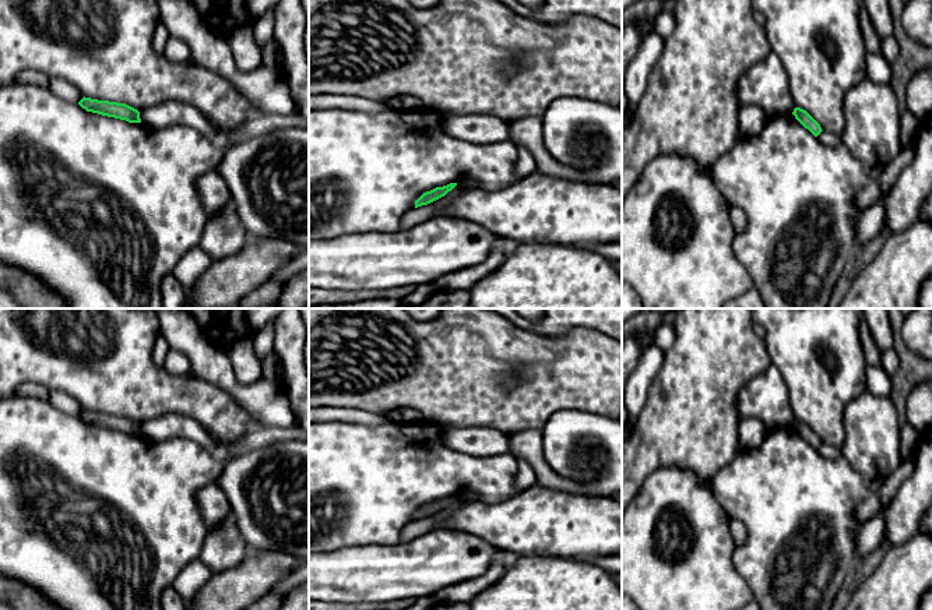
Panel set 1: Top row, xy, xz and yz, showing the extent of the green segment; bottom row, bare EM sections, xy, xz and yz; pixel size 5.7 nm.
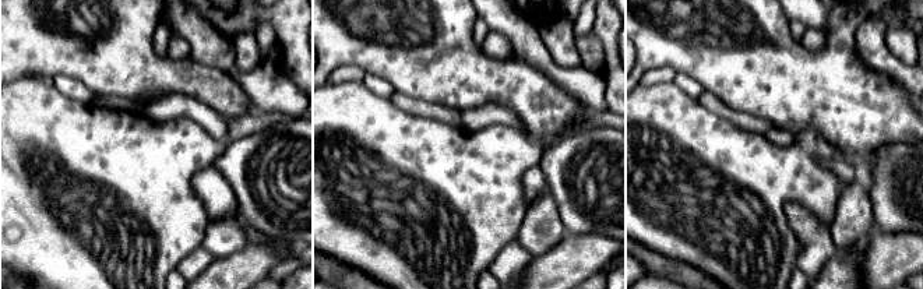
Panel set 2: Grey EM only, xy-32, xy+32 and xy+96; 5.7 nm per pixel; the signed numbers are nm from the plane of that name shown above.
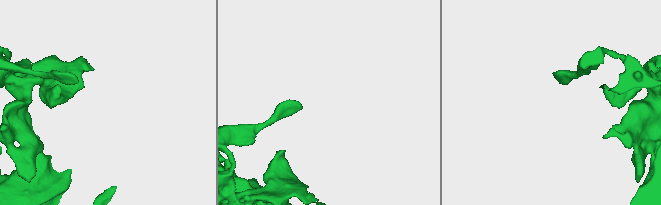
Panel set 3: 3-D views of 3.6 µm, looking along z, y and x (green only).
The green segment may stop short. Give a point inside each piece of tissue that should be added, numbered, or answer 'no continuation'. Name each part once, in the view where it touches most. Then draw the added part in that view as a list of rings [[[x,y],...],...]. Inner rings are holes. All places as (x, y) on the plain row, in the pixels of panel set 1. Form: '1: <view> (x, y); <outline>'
no continuation

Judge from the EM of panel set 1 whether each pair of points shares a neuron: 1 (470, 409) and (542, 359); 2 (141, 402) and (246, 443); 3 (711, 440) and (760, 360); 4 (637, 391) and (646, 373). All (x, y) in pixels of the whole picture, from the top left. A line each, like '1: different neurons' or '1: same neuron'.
1: same neuron
2: different neurons
3: same neuron
4: same neuron

